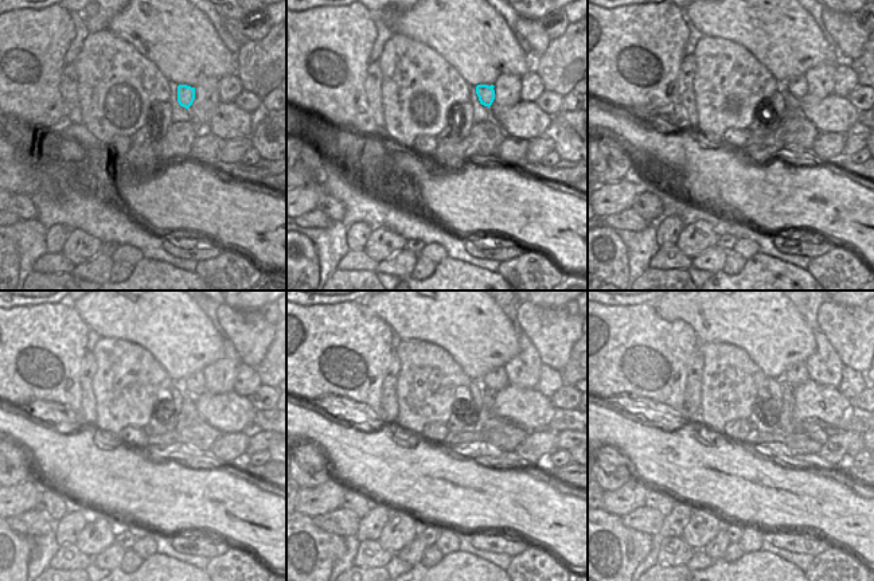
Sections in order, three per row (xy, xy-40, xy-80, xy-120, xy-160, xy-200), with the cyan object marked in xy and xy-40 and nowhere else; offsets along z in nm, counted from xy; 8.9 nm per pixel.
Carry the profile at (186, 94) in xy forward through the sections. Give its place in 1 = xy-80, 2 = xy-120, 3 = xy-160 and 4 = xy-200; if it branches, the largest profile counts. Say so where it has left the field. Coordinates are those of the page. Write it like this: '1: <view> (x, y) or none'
1: xy-80 (799, 88)
2: xy-120 (195, 385)
3: xy-160 (496, 378)
4: xy-200 (798, 374)

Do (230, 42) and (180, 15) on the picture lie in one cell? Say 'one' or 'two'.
two

